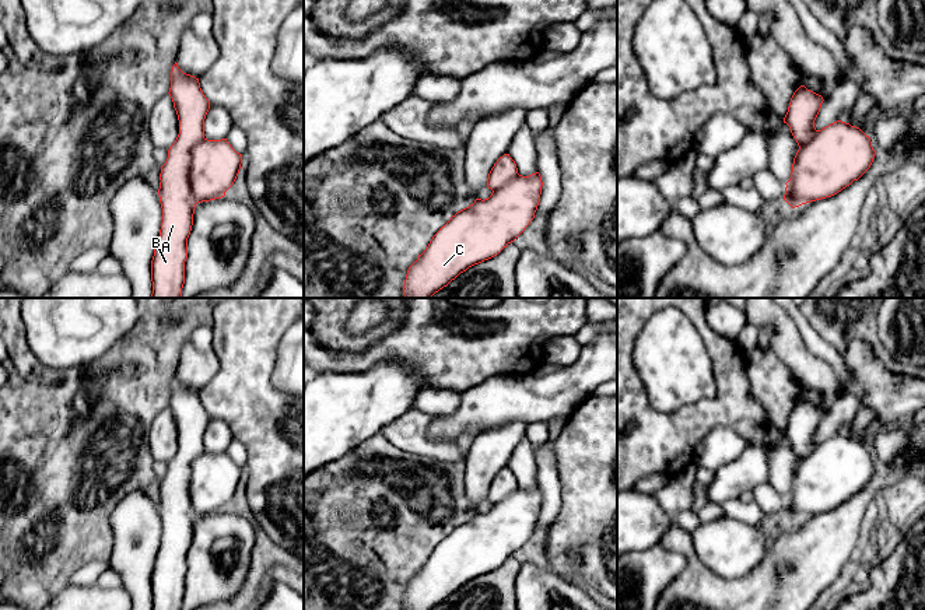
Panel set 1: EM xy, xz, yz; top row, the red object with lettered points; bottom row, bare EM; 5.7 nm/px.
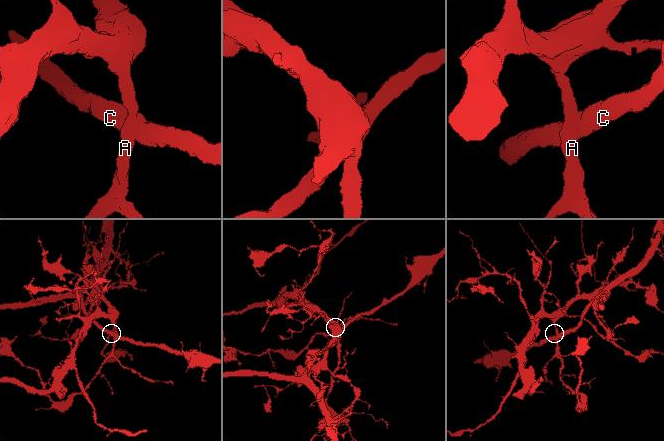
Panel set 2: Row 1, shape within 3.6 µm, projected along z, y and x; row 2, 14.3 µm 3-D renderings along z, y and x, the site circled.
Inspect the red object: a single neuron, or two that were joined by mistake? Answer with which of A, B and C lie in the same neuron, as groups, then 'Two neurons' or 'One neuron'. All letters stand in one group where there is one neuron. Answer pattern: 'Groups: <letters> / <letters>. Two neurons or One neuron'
Groups: A B / C. Two neurons

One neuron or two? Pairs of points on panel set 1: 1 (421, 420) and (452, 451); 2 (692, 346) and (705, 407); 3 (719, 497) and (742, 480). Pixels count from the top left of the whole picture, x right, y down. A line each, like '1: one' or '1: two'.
1: one
2: two
3: one

